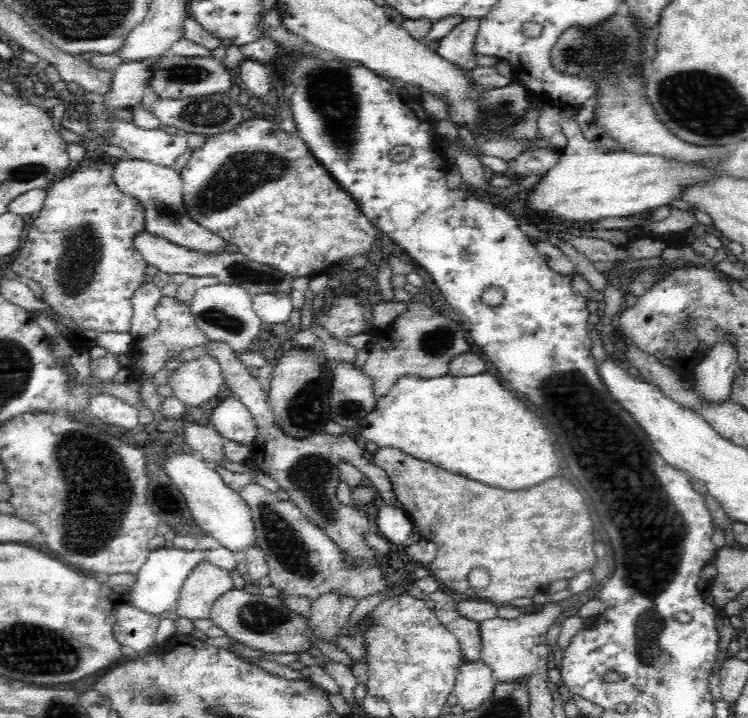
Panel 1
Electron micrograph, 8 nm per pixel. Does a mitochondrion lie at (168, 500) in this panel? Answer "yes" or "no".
no

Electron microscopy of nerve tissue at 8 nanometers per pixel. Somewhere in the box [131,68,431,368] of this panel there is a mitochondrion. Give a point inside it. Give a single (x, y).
(239, 176)

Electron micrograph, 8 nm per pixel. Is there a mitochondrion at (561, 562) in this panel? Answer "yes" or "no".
no

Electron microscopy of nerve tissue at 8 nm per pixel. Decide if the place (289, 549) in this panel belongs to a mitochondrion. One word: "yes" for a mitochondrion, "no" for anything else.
yes

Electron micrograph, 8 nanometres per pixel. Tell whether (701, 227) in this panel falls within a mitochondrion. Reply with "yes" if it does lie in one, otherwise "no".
no

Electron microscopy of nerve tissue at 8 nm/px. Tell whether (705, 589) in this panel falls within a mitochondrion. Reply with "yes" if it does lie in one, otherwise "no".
no

